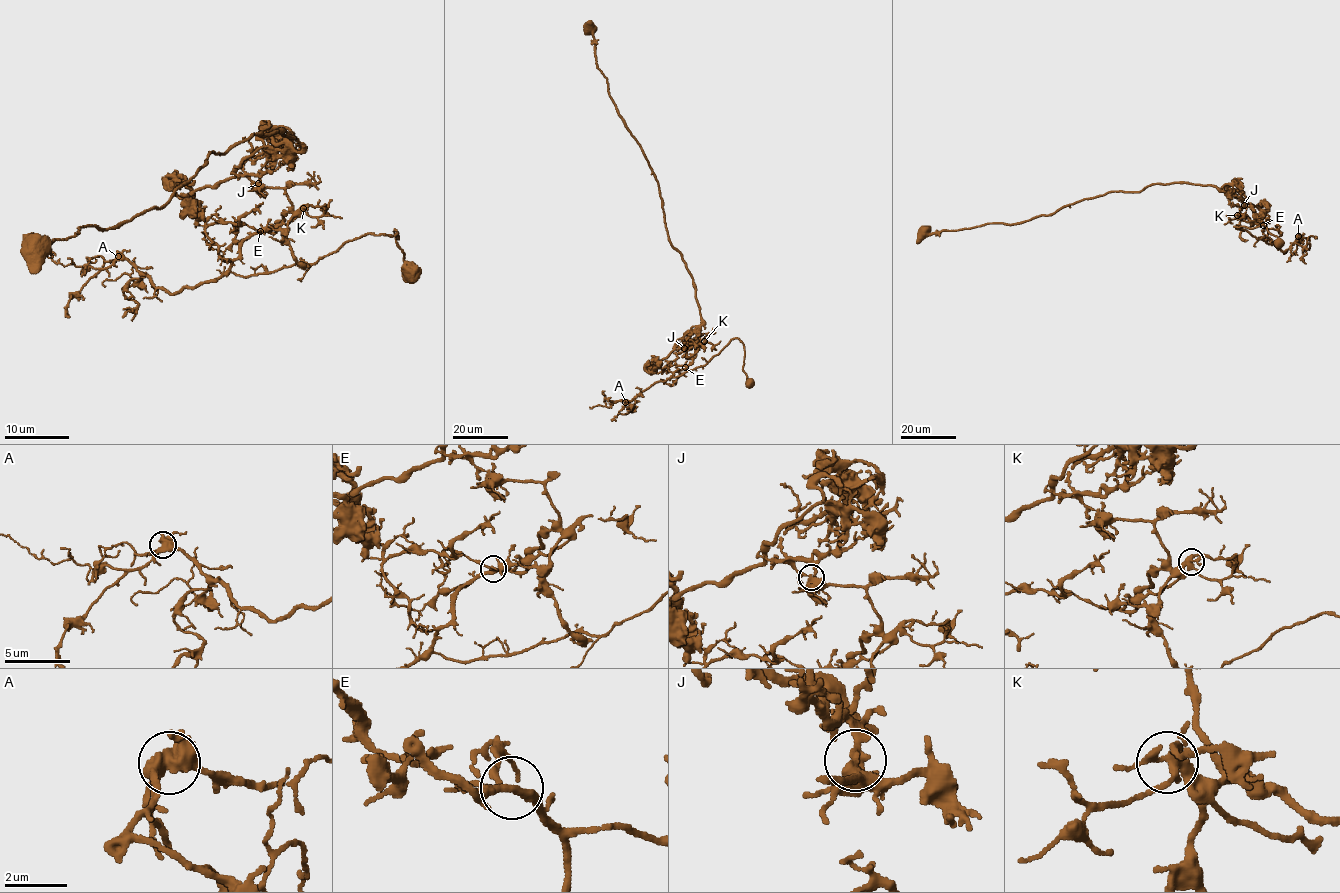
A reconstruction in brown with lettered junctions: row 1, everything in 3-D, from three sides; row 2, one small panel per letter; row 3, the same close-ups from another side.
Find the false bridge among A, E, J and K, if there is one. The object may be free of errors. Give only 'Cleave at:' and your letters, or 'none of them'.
Cleave at: J

